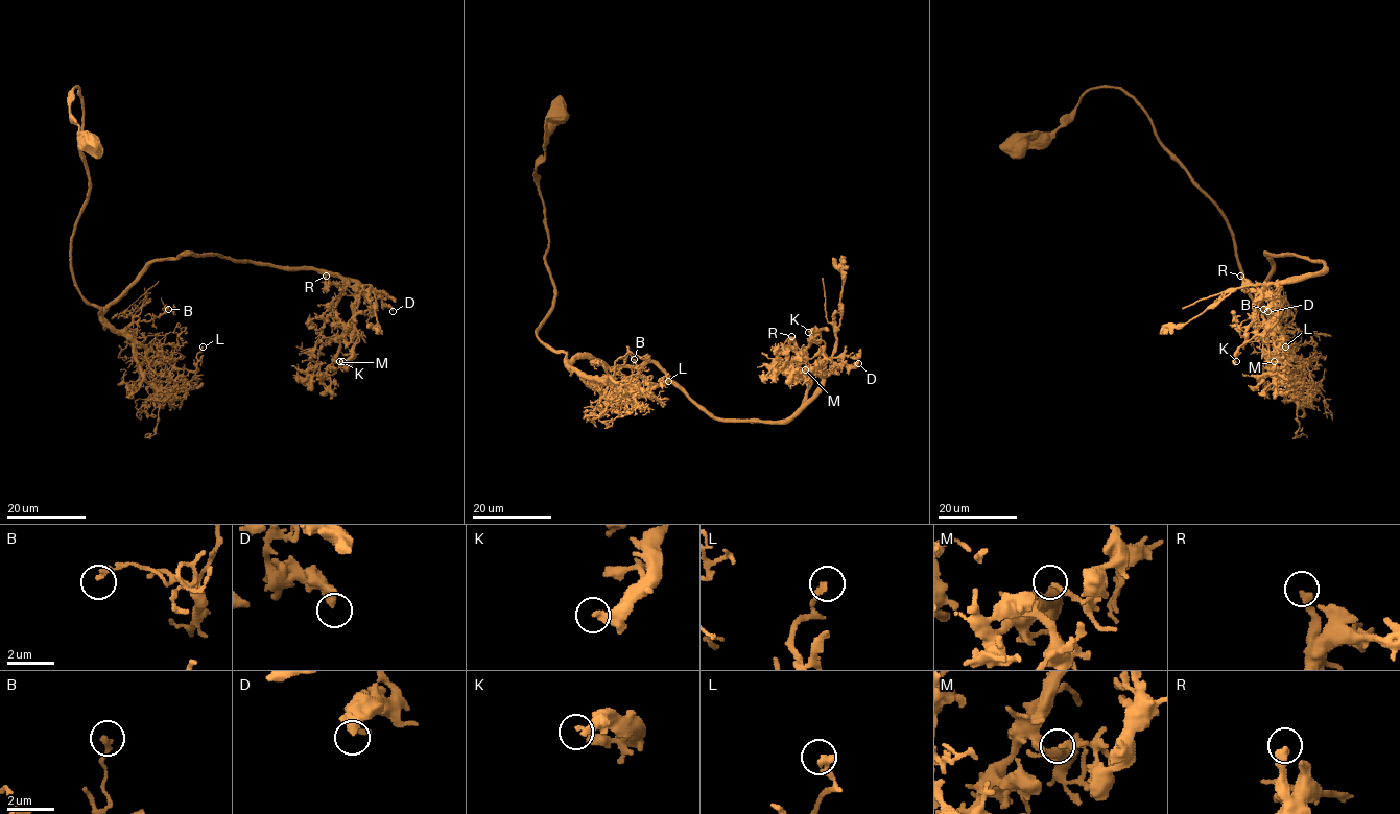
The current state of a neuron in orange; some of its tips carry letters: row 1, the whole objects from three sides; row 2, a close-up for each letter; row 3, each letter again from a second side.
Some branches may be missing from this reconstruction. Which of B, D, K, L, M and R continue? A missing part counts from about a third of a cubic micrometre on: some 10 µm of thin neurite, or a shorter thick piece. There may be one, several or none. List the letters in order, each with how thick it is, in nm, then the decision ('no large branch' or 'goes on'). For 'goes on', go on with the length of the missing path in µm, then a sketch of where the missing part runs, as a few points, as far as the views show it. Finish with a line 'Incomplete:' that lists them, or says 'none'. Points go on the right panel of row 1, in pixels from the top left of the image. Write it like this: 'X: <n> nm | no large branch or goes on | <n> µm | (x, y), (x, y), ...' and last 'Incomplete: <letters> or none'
B: 190 nm | no large branch
D: 440 nm | no large branch
K: 320 nm | no large branch
L: 240 nm | no large branch
M: 160 nm | no large branch
R: 320 nm | no large branch
Incomplete: none

